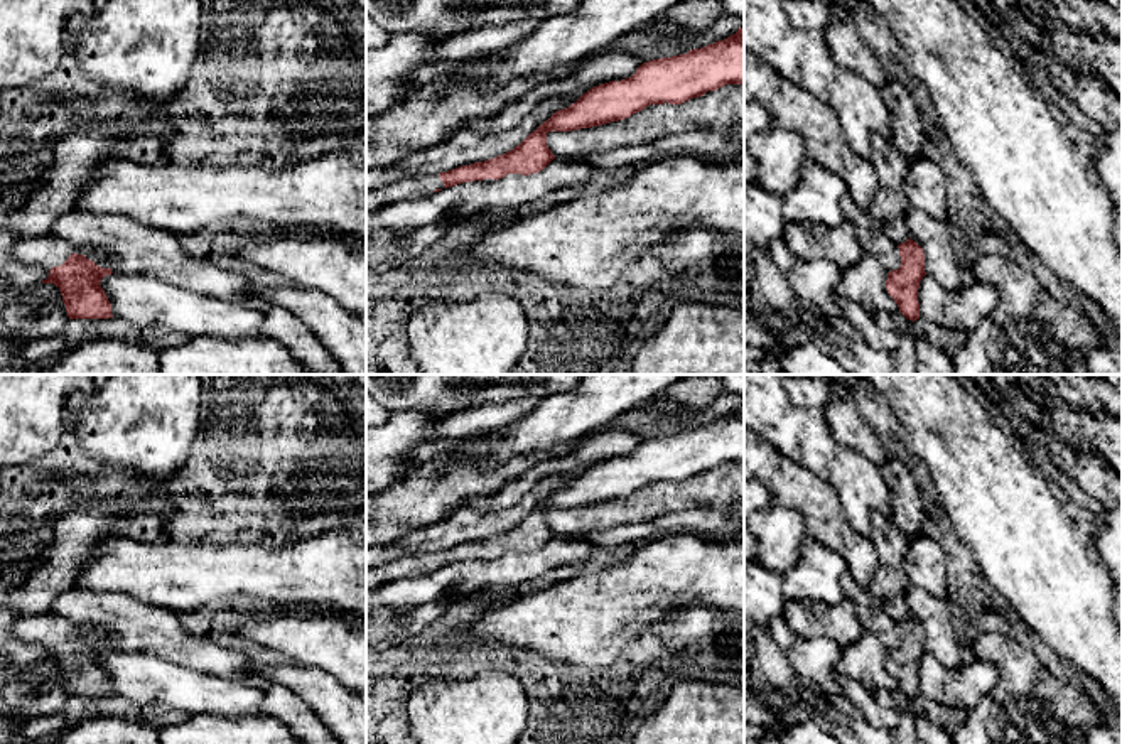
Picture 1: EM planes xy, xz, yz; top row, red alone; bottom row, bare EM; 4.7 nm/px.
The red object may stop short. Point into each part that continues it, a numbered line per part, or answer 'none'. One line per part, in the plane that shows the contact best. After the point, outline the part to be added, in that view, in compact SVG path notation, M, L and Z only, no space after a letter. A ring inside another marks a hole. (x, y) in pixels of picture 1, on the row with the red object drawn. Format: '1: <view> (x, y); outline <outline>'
1: xy (46, 252); outline M51 235L24 238L13 245L19 261L47 270L62 265L73 253L78 250L69 241Z

